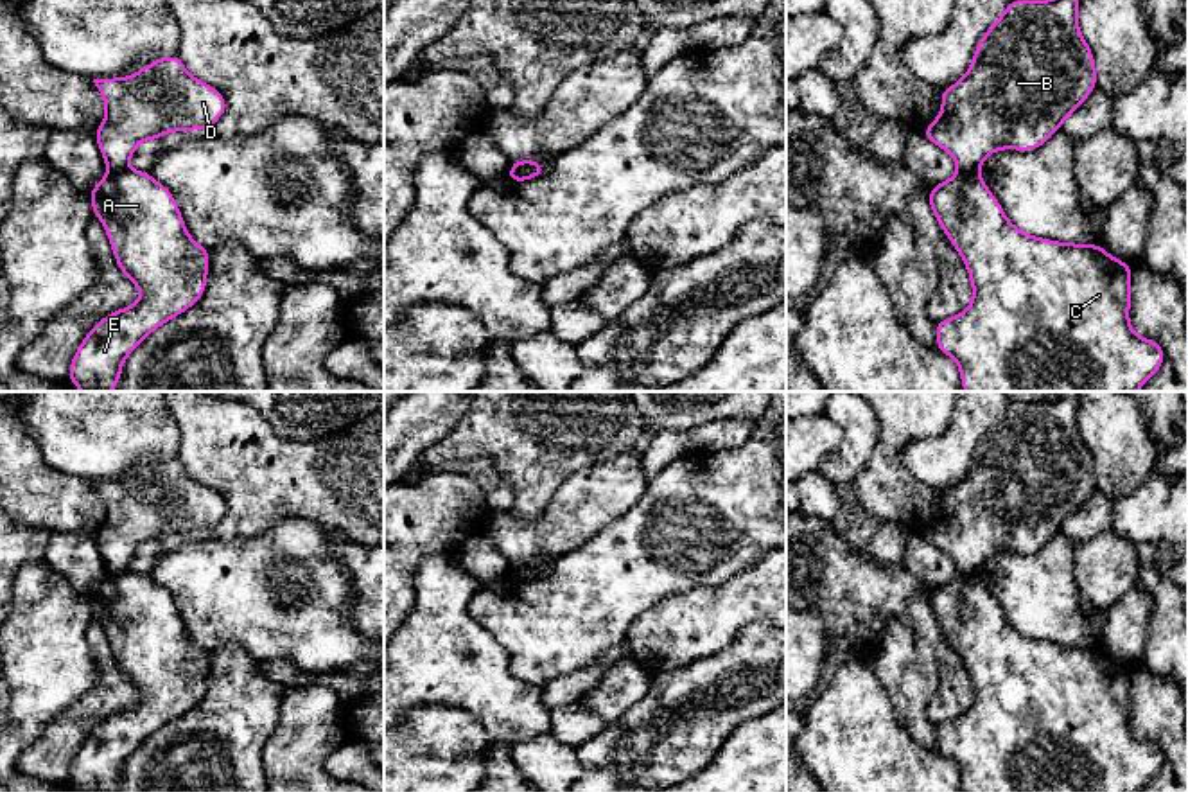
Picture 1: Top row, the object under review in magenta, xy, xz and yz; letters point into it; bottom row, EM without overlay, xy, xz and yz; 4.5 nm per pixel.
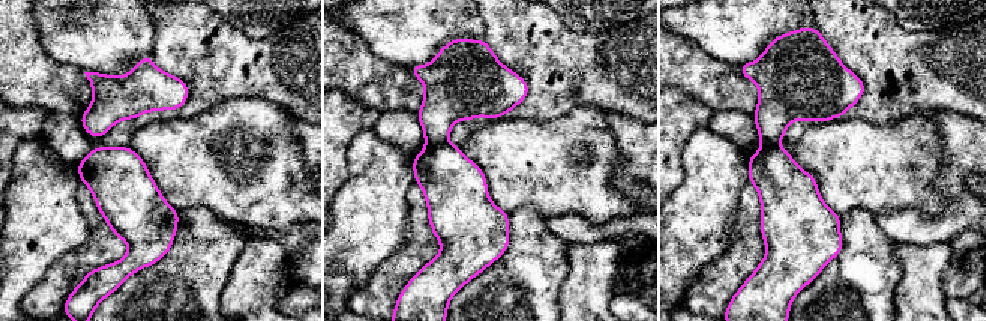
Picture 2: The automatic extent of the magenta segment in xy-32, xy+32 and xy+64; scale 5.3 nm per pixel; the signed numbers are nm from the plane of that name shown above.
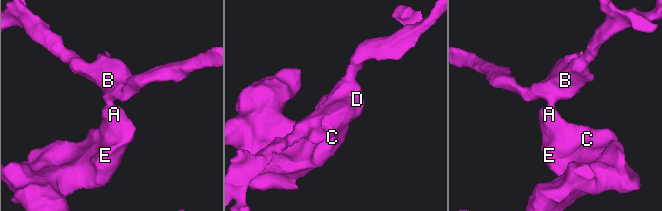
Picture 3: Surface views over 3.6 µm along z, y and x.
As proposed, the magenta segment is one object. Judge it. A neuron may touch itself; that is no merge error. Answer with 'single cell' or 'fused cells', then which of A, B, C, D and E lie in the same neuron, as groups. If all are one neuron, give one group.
fused cells; A C E / B D

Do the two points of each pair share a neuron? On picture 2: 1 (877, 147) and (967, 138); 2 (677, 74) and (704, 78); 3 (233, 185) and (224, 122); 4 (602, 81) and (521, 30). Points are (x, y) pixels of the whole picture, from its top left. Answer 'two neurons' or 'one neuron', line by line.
1: two neurons
2: one neuron
3: one neuron
4: one neuron

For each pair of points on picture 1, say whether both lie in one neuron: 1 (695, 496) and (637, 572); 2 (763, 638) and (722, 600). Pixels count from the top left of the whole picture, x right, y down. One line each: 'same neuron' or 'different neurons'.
1: same neuron
2: different neurons

